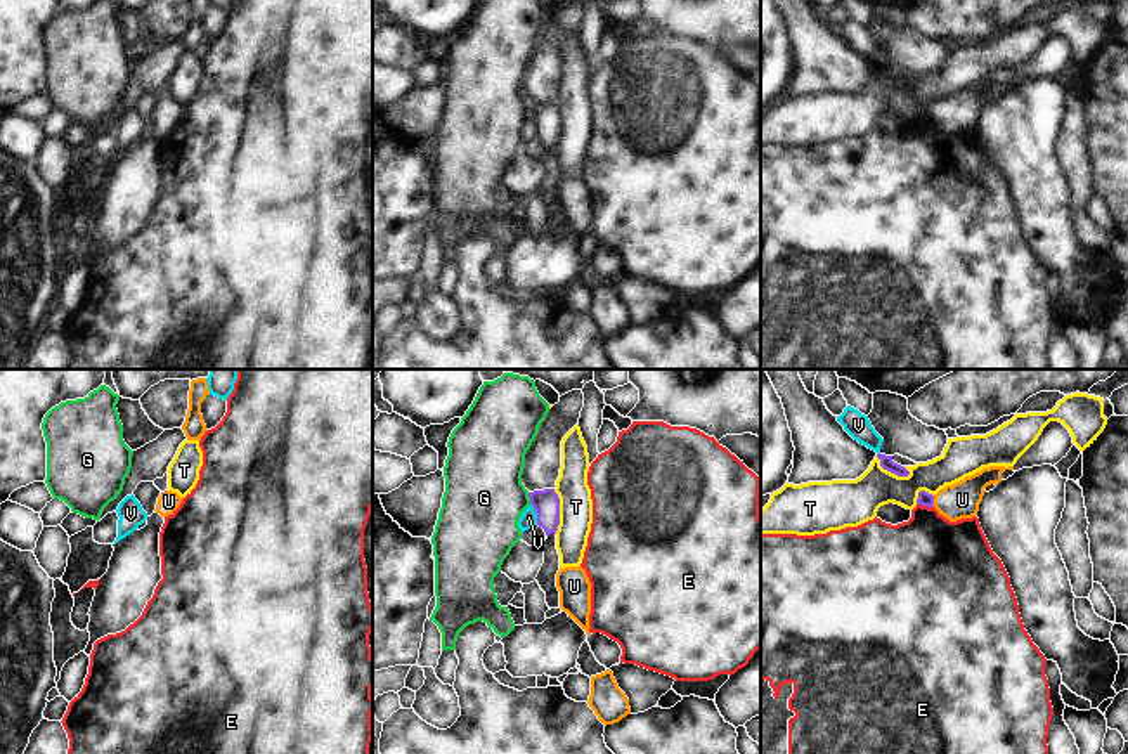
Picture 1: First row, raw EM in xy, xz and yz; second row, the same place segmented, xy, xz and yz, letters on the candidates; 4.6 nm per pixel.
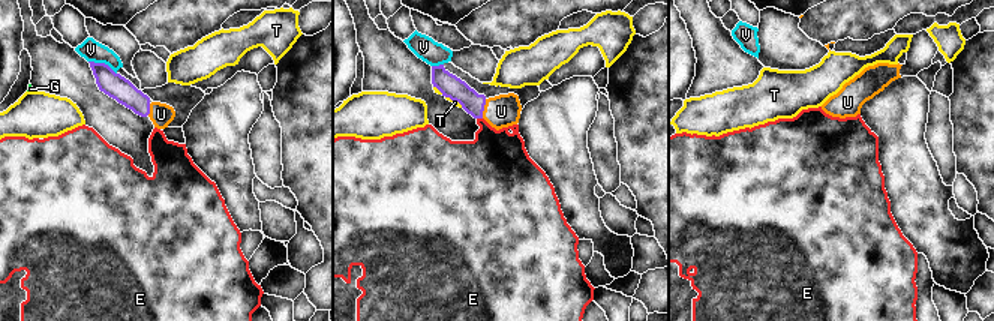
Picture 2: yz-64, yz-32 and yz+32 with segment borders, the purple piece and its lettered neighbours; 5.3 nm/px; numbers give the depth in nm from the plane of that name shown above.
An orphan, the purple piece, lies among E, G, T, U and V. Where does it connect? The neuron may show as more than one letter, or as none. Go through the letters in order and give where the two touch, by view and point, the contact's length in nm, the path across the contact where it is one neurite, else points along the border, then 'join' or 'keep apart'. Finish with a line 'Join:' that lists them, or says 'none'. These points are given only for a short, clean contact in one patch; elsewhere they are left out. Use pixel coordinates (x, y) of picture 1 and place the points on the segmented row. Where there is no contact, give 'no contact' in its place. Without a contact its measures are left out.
E: meets purple in yz at (926, 505); contact 80 nm long; border along yz (917, 503), (933, 506); keep apart
G: meets purple in xz at (529, 496); contact 60 nm long; border along xz (527, 493), (531, 503); keep apart
T: meets purple in yz at (891, 472); contact 190 nm long; border along yz (875, 456), (884, 468), (898, 475), (910, 474); keep apart
U: meets purple in yz at (933, 501); contact 50 nm long; runs through yz (924, 498), (933, 501), (962, 500); join
V: meets purple in xz at (536, 512); contact 110 nm long; border along xz (531, 503), (538, 524); keep apart
Join: U

